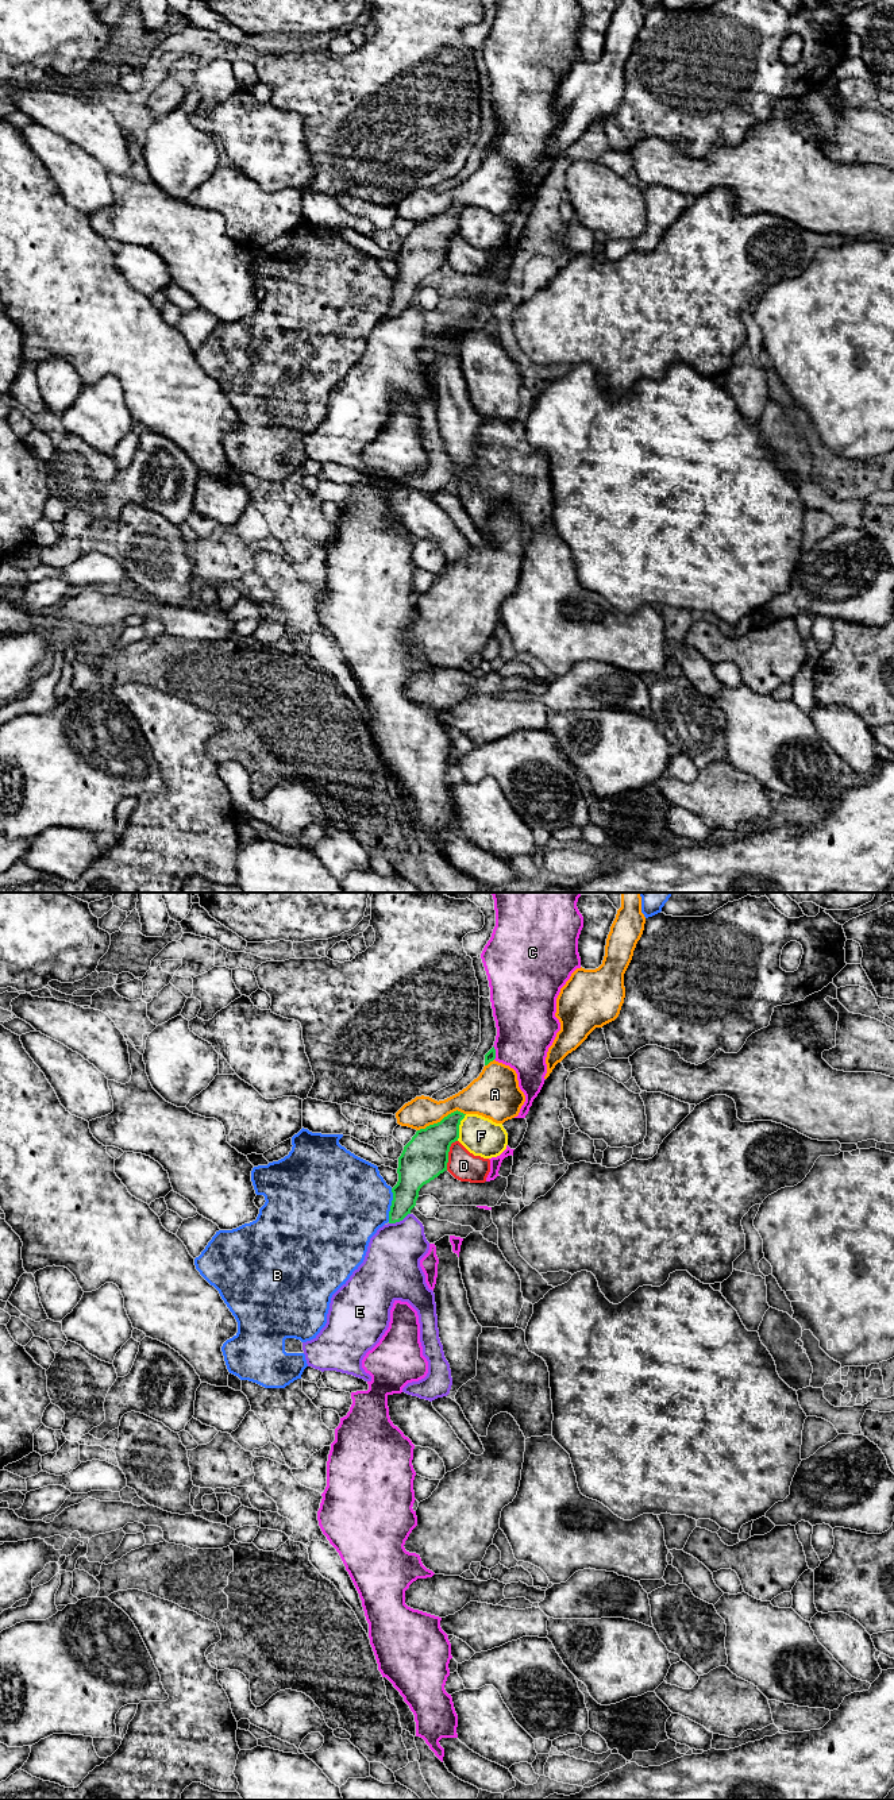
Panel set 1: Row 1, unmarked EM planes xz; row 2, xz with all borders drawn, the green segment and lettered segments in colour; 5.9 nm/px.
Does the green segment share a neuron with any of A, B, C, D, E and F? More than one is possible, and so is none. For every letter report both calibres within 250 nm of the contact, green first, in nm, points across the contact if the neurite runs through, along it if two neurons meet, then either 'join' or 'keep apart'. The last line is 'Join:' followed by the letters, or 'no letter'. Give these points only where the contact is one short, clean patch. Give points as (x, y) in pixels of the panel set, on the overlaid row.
A: calibres 280 and 190 nm; keep apart
B: calibres 200 and 480 nm; border xz (392, 1188), (388, 1221); keep apart
C: calibres 60 and 360 nm; keep apart
D: calibres 280 and 180 nm; keep apart
E: calibres 160 and 320 nm; border xz (409, 1213), (401, 1220), (389, 1224); keep apart
F: calibres 260 and 220 nm; keep apart
Join: no letter

